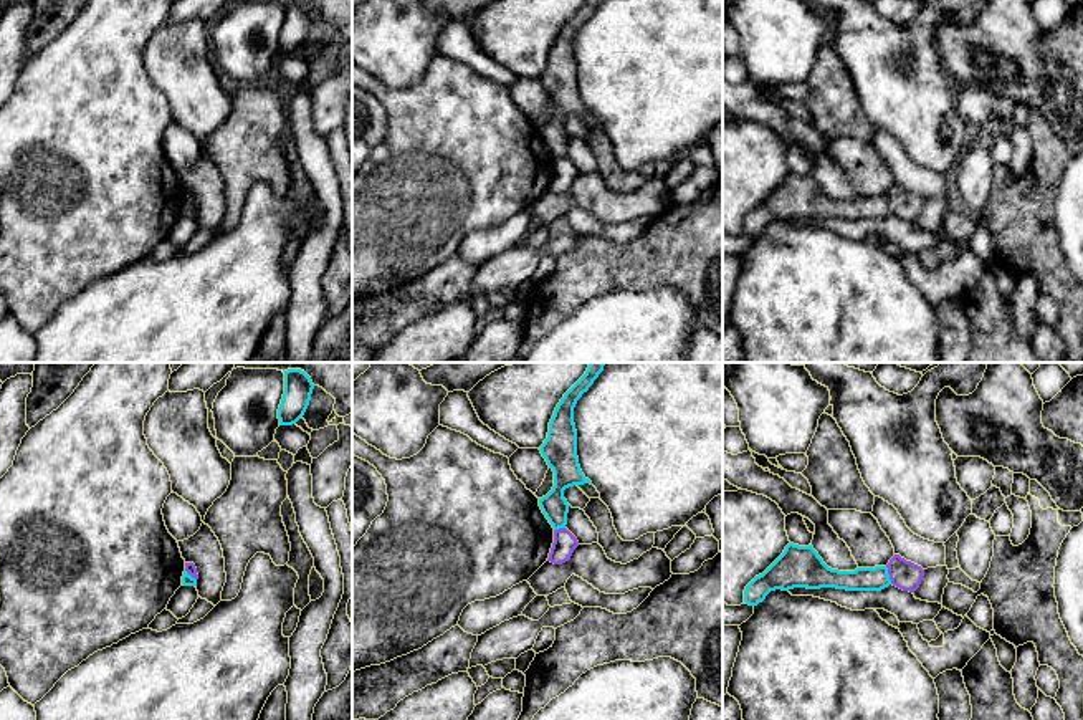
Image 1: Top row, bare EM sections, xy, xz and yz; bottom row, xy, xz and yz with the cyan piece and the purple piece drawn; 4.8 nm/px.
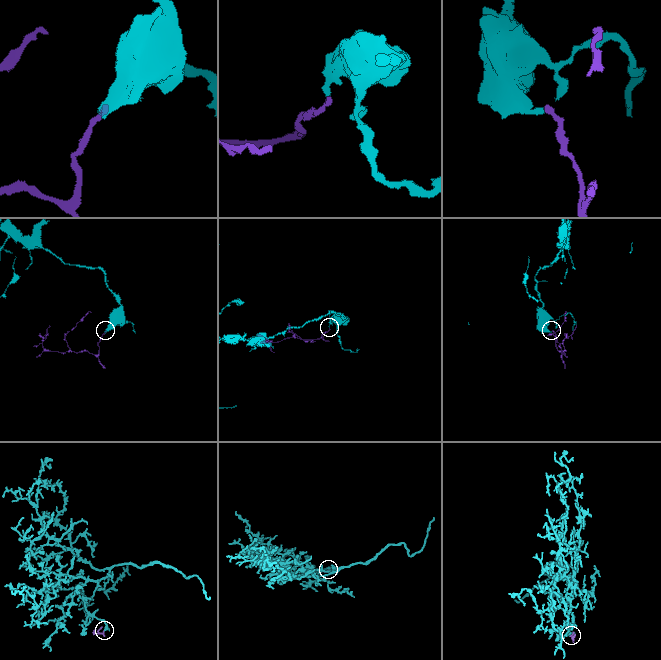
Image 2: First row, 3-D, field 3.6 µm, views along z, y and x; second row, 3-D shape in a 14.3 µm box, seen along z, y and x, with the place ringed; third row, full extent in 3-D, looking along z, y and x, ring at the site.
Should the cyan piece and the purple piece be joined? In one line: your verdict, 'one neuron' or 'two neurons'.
two neurons

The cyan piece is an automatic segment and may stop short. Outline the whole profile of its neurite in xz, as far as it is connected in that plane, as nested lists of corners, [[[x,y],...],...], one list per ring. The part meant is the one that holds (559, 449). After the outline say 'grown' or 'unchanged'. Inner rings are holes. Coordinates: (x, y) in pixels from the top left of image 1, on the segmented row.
[[[590,362],[585,374],[564,394],[549,422],[547,439],[539,449],[554,472],[554,487],[539,498],[539,506],[554,530],[567,525],[570,505],[564,498],[564,490],[574,485],[592,485],[579,465],[574,407],[604,371],[604,366],[605,362]]]; unchanged

